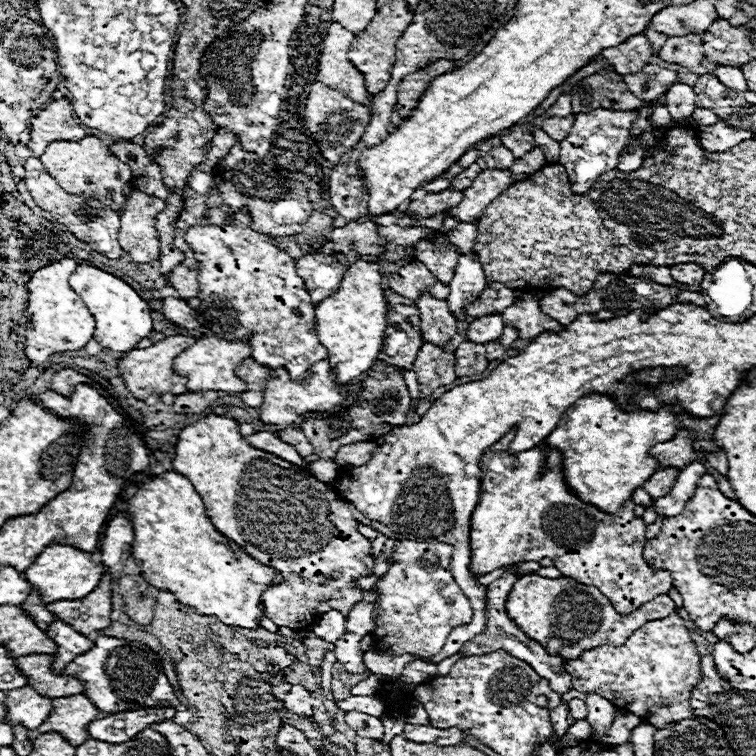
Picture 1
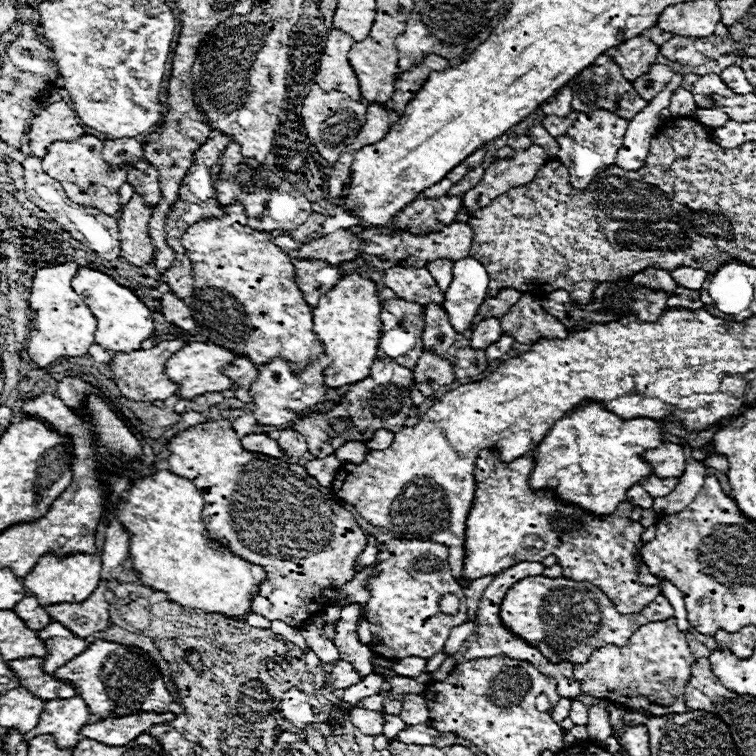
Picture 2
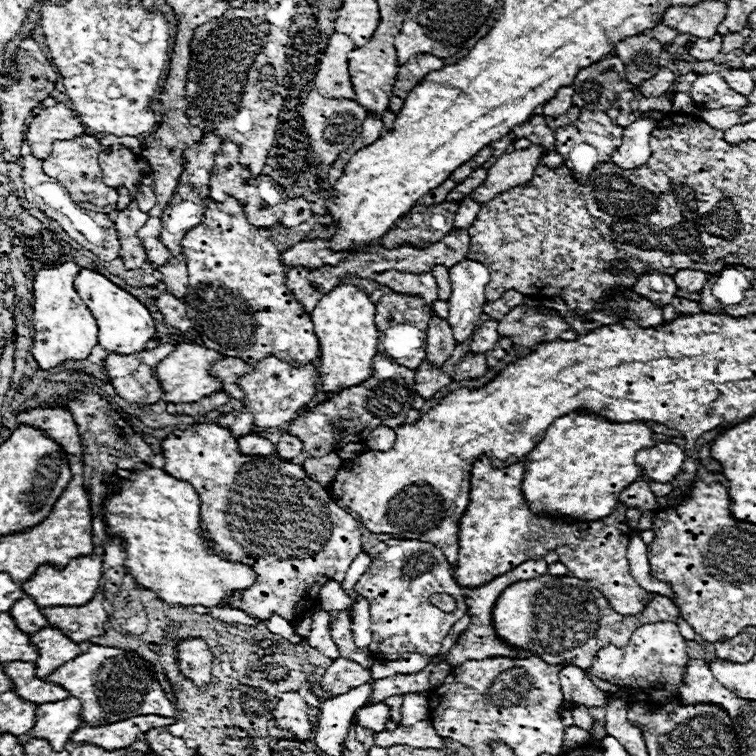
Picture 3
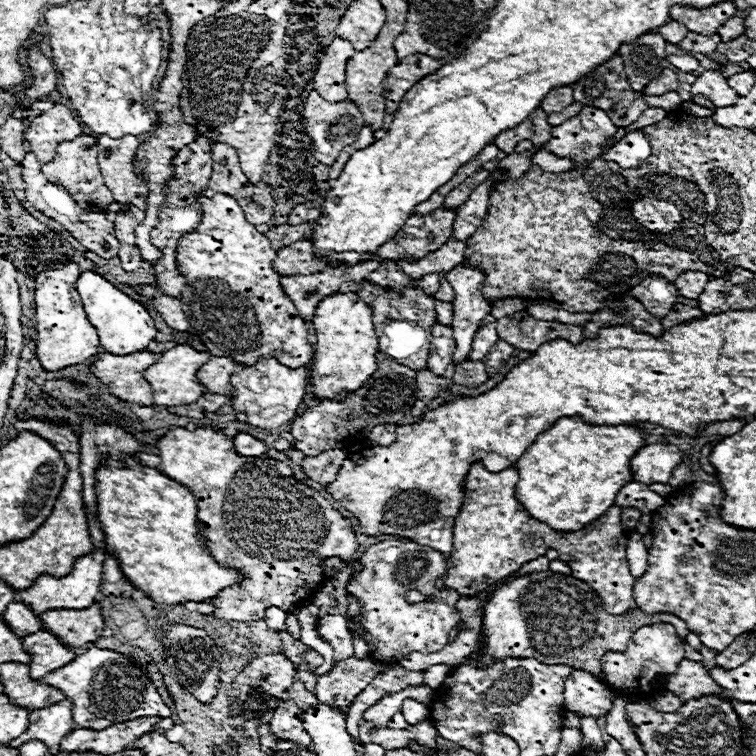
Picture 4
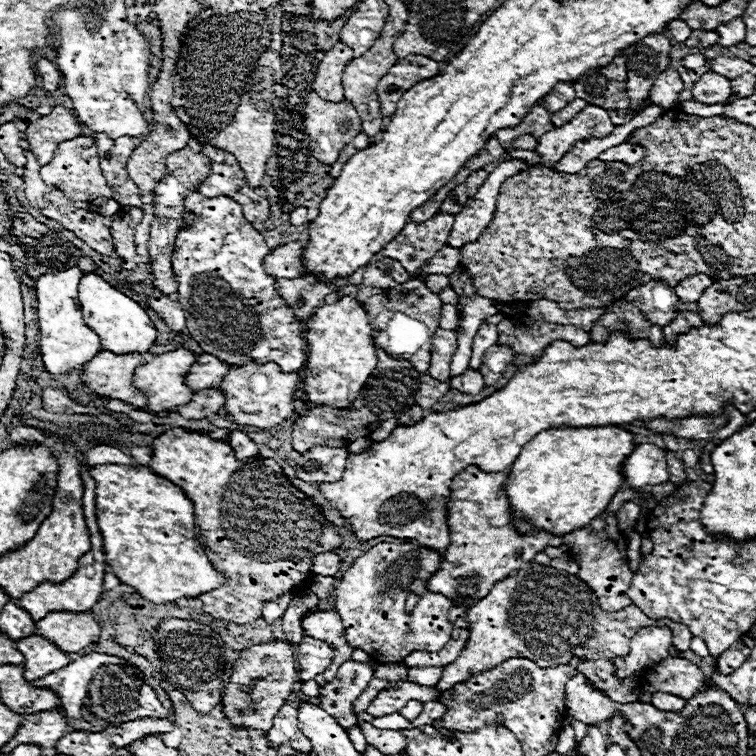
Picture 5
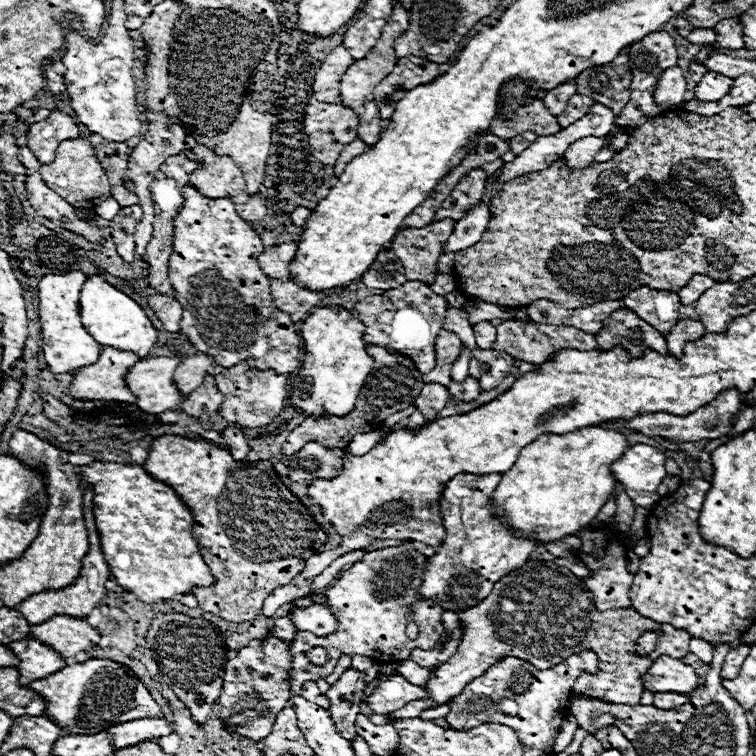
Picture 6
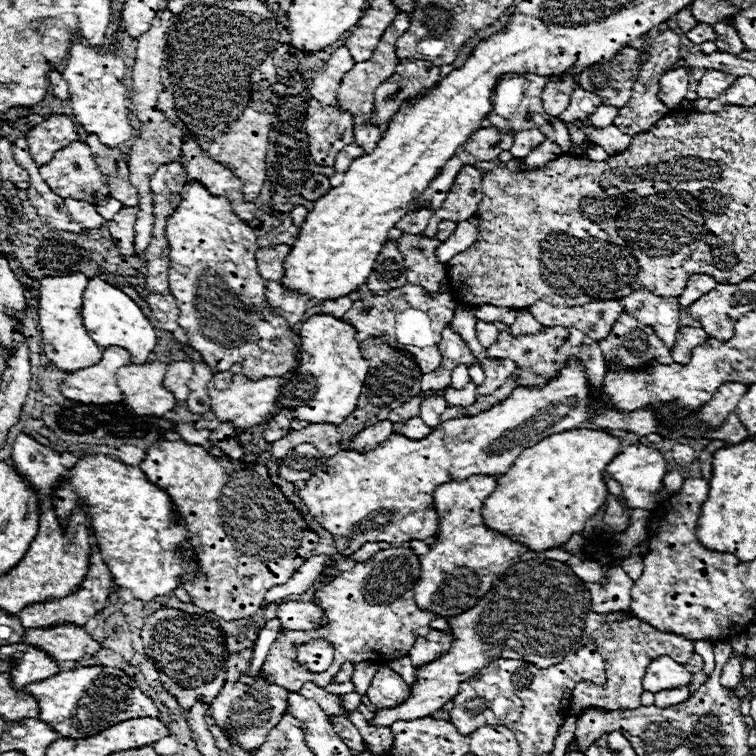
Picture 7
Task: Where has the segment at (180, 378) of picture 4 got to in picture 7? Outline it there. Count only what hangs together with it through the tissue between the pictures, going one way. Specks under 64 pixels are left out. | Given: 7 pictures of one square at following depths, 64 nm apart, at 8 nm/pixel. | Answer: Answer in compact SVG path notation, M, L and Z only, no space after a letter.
M146 362L140 366L130 364L124 368L118 368L116 382L124 394L122 404L126 406L126 410L132 416L162 416L164 412L168 412L176 406L174 396L162 386L162 378L164 378L166 368L168 368L168 364L162 364L162 362Z

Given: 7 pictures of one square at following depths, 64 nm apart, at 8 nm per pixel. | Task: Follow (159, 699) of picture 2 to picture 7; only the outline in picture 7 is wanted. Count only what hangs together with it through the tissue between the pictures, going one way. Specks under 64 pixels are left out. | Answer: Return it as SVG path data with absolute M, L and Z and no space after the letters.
M110 666L76 668L70 672L58 672L56 676L28 684L26 694L32 694L40 706L40 720L54 728L62 738L88 738L104 728L136 718L136 716L158 716L154 702L130 680L128 674Z

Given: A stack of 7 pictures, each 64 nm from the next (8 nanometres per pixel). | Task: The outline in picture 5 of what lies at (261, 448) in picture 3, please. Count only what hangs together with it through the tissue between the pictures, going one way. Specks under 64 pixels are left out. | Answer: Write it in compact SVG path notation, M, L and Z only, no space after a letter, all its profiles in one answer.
M232 430L228 436L226 436L228 444L232 444L232 450L234 450L234 456L238 460L244 460L244 458L250 458L250 456L256 456L258 454L258 446L240 430Z

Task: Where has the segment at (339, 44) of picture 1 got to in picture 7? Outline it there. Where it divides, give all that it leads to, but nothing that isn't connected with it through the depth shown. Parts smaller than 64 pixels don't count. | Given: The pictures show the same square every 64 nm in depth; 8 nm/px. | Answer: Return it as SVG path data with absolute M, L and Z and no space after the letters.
M346 46L338 48L332 58L322 66L322 70L314 76L310 94L320 104L336 104L336 92L342 82L342 76L354 66L354 58L350 56L350 50Z

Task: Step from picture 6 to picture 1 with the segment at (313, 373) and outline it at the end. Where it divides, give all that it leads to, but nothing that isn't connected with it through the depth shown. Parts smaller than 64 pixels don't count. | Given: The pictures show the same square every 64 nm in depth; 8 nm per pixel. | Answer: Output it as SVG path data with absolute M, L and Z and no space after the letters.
M358 260L346 270L338 290L316 304L316 334L328 348L328 362L338 384L356 382L372 368L374 360L382 352L388 312L382 280L384 278L376 264Z

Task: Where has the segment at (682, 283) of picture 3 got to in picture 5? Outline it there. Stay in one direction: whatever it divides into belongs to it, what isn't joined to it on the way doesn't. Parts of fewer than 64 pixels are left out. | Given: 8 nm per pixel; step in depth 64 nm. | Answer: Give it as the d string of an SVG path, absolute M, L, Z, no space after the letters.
M694 274L694 276L690 276L688 280L684 280L684 282L680 282L678 286L676 286L676 294L678 294L678 298L682 300L682 302L696 302L698 298L700 298L700 294L712 284L714 280L710 278L710 276L706 276L706 274Z

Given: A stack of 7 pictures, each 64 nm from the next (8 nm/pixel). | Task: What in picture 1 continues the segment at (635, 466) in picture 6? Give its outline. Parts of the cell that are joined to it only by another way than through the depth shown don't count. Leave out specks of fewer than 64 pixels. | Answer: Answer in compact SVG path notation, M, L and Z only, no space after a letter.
M682 430L672 440L664 442L664 444L656 444L656 448L652 448L652 452L648 452L648 454L658 460L660 468L682 470L684 466L688 466L692 460L698 458L698 454L692 448L692 442L694 442L694 438Z

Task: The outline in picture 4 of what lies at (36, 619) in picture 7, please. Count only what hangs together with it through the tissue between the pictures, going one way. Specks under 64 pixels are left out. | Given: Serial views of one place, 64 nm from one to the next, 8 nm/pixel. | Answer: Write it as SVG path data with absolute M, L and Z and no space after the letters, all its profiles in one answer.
M92 554L80 556L74 562L74 568L68 576L64 578L52 578L52 576L40 576L32 588L20 592L20 600L30 606L30 610L40 616L46 610L56 610L56 608L66 608L66 610L84 610L96 602L96 596L100 592L102 584L102 560L96 560Z

